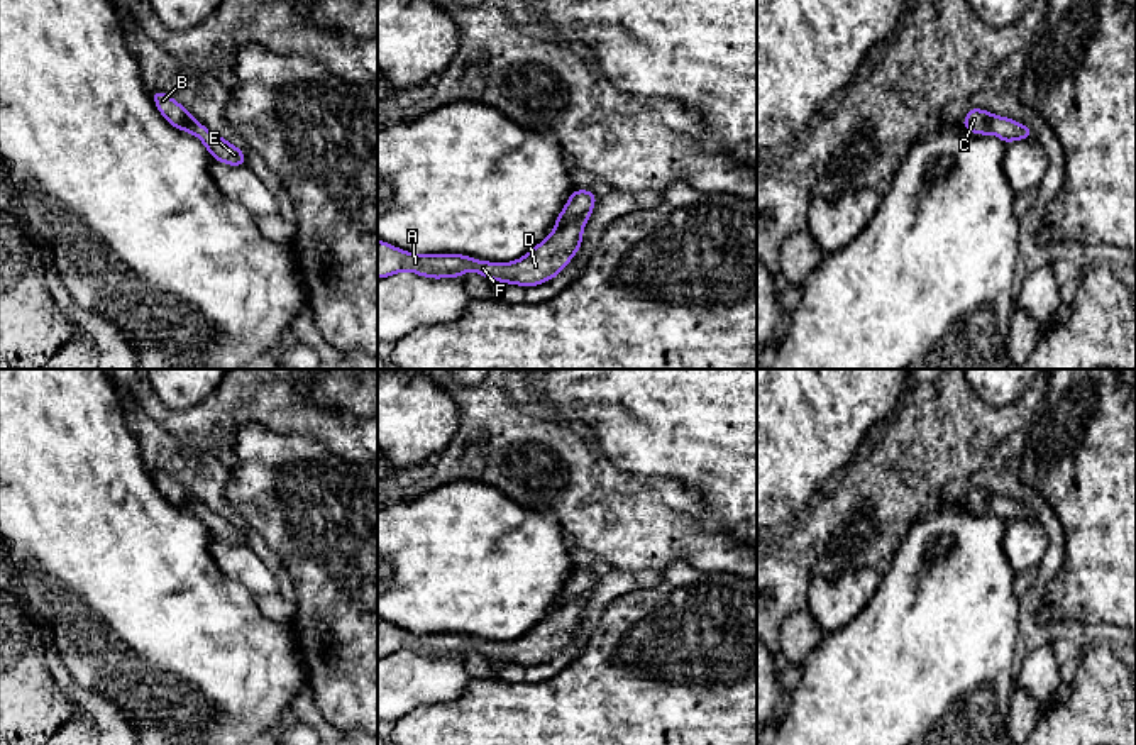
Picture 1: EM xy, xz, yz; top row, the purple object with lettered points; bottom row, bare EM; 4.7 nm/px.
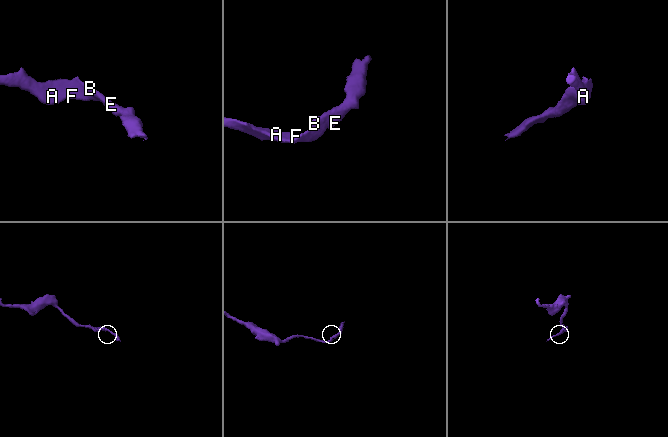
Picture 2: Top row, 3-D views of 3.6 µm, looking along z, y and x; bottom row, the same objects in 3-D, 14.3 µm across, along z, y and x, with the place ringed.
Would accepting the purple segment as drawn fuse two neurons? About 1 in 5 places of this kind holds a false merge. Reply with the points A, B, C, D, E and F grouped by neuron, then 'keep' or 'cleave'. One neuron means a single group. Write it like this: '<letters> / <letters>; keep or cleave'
A B C D E F; keep

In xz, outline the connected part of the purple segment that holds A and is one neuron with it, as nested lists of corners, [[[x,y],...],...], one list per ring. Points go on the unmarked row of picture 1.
[[[574,569],[564,584],[562,591],[555,598],[554,610],[537,623],[530,632],[523,637],[511,642],[488,642],[481,638],[472,638],[464,633],[413,633],[403,628],[391,625],[389,621],[378,620],[378,659],[389,657],[401,650],[410,650],[423,657],[462,657],[466,650],[476,650],[484,659],[501,660],[506,664],[520,664],[525,669],[537,665],[540,662],[547,662],[554,659],[574,637],[574,633],[581,628],[584,610],[582,606],[587,603],[587,598],[596,586],[596,572],[589,569]]]

